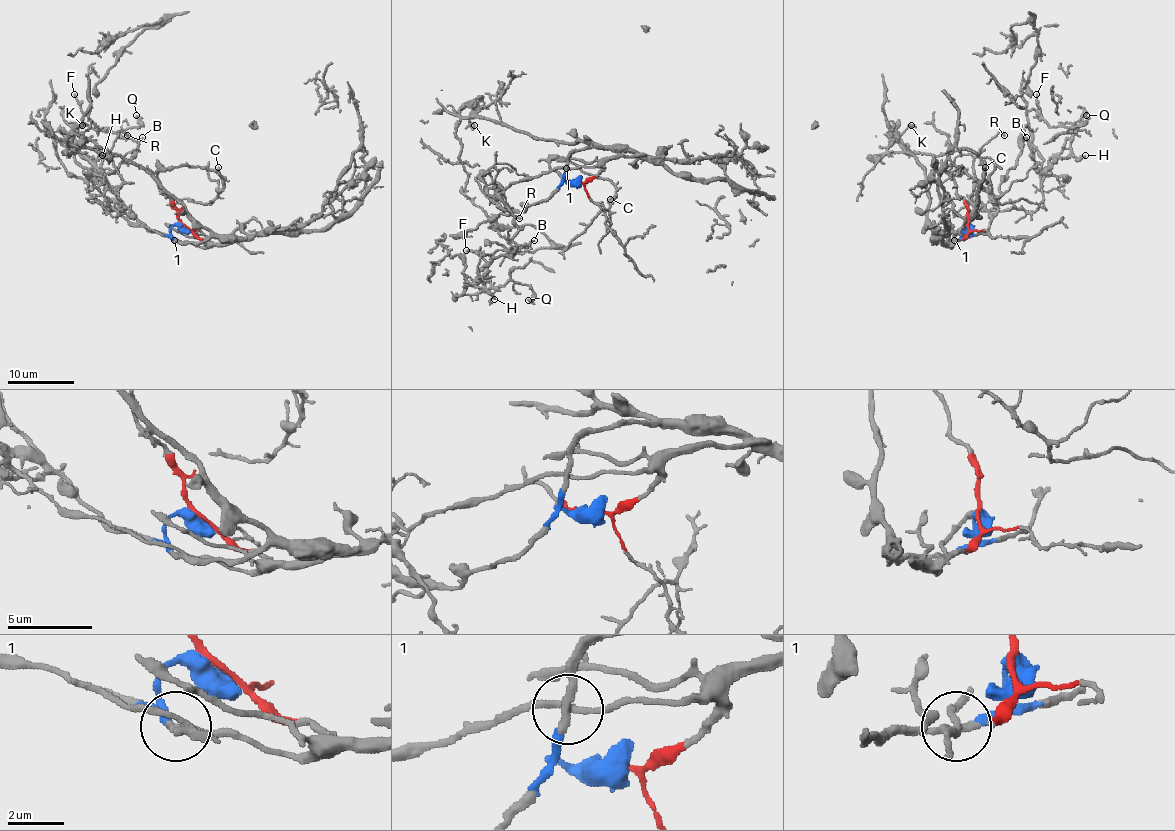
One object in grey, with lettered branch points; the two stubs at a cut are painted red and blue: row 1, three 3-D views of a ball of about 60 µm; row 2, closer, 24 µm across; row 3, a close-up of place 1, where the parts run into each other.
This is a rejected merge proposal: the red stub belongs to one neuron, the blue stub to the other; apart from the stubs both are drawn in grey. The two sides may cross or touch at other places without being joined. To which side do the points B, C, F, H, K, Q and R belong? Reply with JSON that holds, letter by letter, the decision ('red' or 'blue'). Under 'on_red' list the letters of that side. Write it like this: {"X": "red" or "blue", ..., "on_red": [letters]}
{"B": "blue", "C": "red", "F": "blue", "H": "blue", "K": "blue", "Q": "blue", "R": "red", "on_red": ["C", "R"]}

